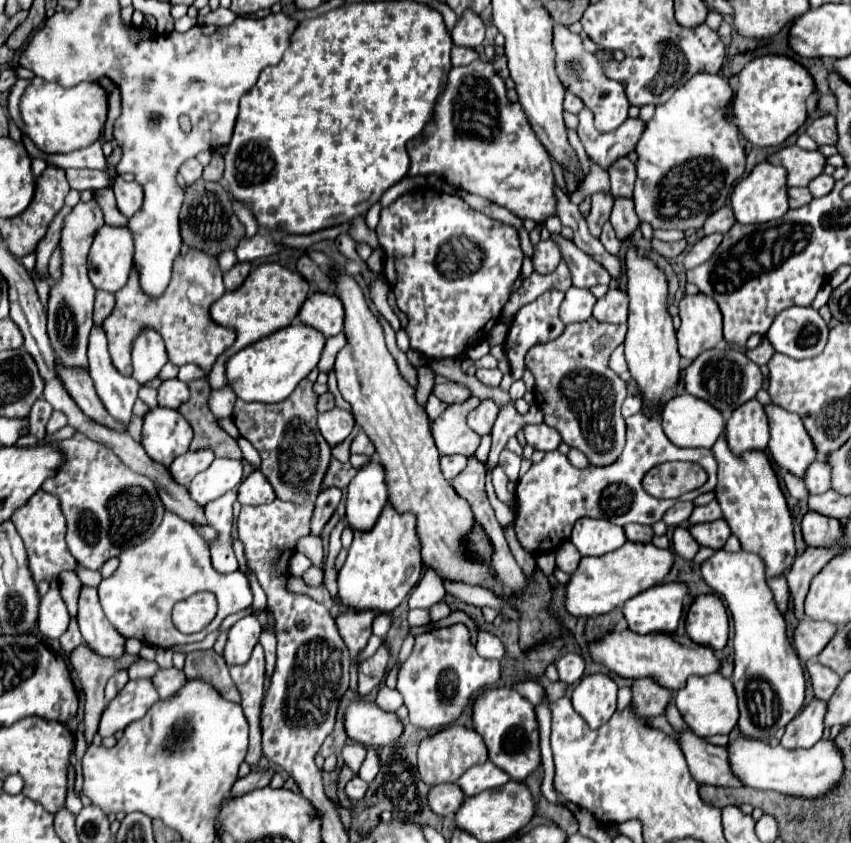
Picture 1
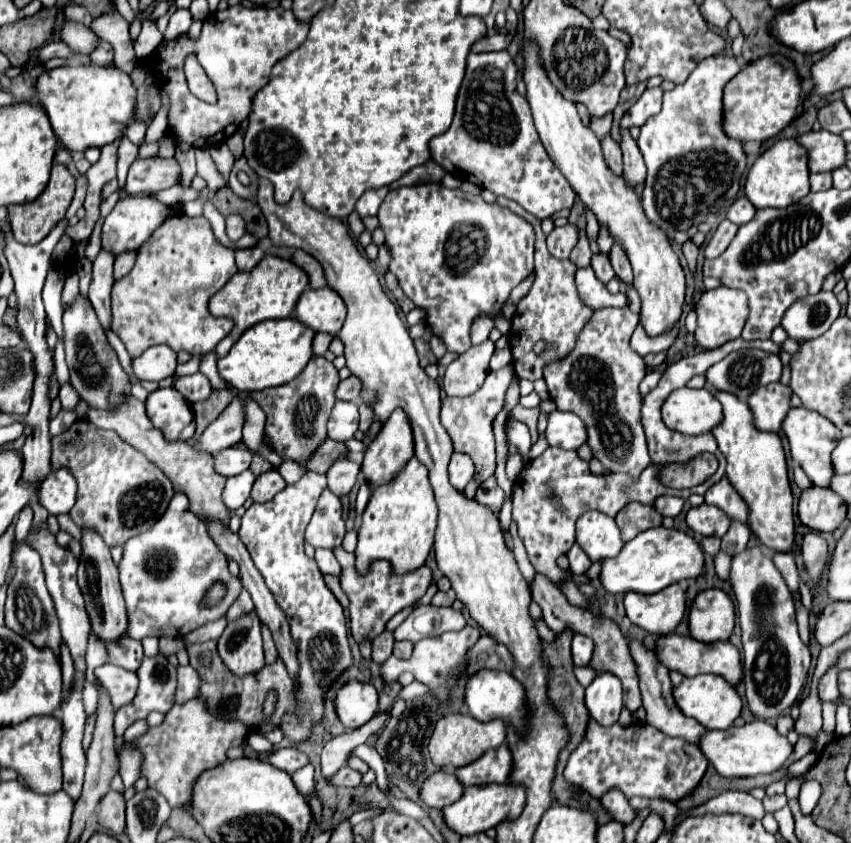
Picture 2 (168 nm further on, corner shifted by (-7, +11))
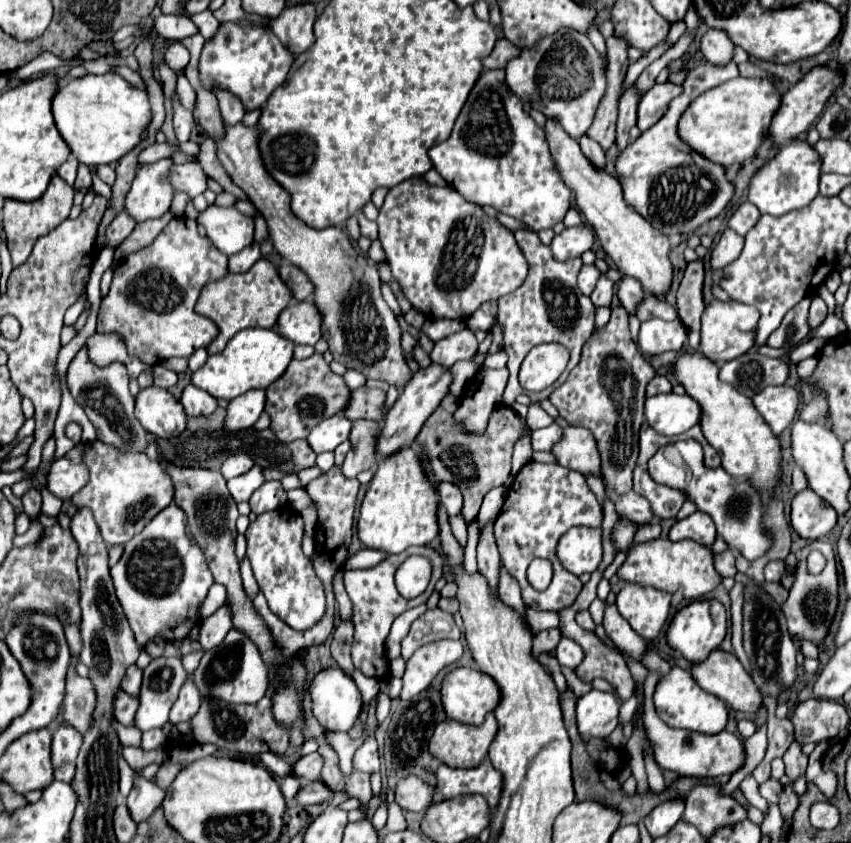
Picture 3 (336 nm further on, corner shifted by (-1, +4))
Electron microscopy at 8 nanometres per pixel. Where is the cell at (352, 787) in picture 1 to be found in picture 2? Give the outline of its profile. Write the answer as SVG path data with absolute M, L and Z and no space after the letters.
M342 767L328 779L328 783L334 787L356 787L362 783L362 773L352 767Z

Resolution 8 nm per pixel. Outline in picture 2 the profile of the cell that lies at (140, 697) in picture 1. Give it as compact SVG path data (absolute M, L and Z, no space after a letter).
M164 655L146 657L138 669L140 687L130 705L124 705L116 711L114 729L122 737L124 731L138 719L146 719L152 711L168 713L174 705L176 693L176 665L172 665Z

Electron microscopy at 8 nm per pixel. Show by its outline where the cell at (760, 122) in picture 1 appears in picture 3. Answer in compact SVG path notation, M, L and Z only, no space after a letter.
M734 78L698 96L678 124L680 136L716 164L730 166L752 158L770 130L772 118L782 104L782 94L768 78Z

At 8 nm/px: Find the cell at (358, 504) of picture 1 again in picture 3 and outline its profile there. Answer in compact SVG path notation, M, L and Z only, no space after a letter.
M434 362L428 368L420 368L418 372L414 372L412 380L406 384L406 390L400 394L400 398L396 400L396 404L386 414L384 428L378 434L376 452L378 452L380 458L386 458L386 456L390 456L394 452L400 452L402 448L408 448L408 446L412 446L416 442L416 436L418 436L422 424L436 410L436 406L440 404L440 400L448 394L448 386L450 386L450 374L448 374L448 370L440 368Z

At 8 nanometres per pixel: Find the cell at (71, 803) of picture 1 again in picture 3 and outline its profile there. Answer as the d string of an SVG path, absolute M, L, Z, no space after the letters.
M70 668L66 682L66 698L62 706L62 718L74 726L78 732L86 732L90 726L90 716L94 714L94 686L88 678L74 674Z

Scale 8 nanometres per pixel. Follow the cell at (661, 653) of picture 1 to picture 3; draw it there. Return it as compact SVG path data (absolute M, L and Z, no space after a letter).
M716 648L714 652L710 652L710 656L706 660L702 660L698 664L692 664L690 674L694 676L694 680L698 682L698 686L702 690L718 696L720 700L724 700L734 710L740 710L740 712L756 712L762 706L760 690L756 688L756 684L752 682L750 674L744 670L744 666L740 664L740 660L732 652L724 652L724 650Z

